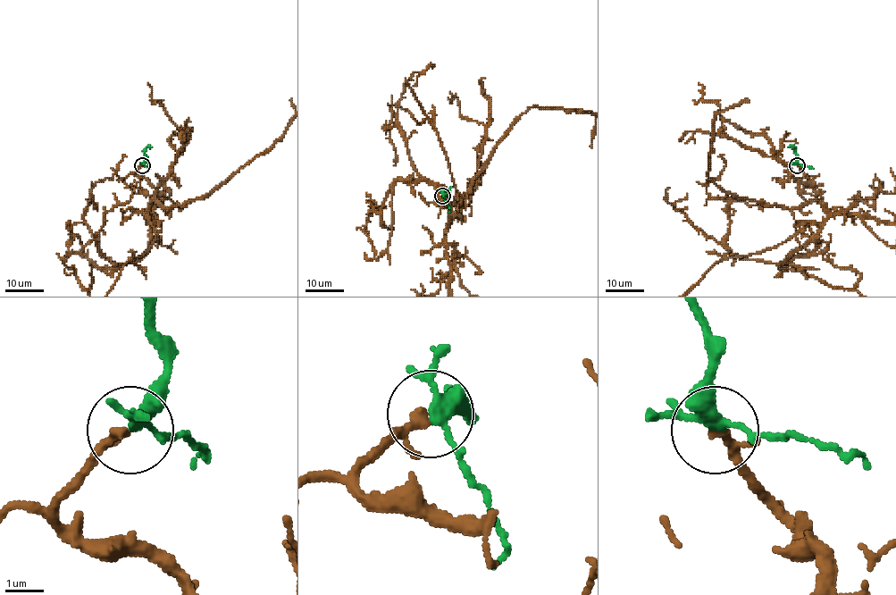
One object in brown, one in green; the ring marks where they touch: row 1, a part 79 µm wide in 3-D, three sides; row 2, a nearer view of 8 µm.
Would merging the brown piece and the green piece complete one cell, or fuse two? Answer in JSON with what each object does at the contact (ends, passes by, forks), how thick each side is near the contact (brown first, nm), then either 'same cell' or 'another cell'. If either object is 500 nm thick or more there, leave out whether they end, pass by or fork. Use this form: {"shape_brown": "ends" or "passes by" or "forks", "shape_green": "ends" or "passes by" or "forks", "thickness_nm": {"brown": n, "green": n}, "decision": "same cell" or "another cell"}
{"shape_brown": "passes by", "shape_green": "forks", "thickness_nm": {"brown": 200, "green": 240}, "decision": "same cell"}

